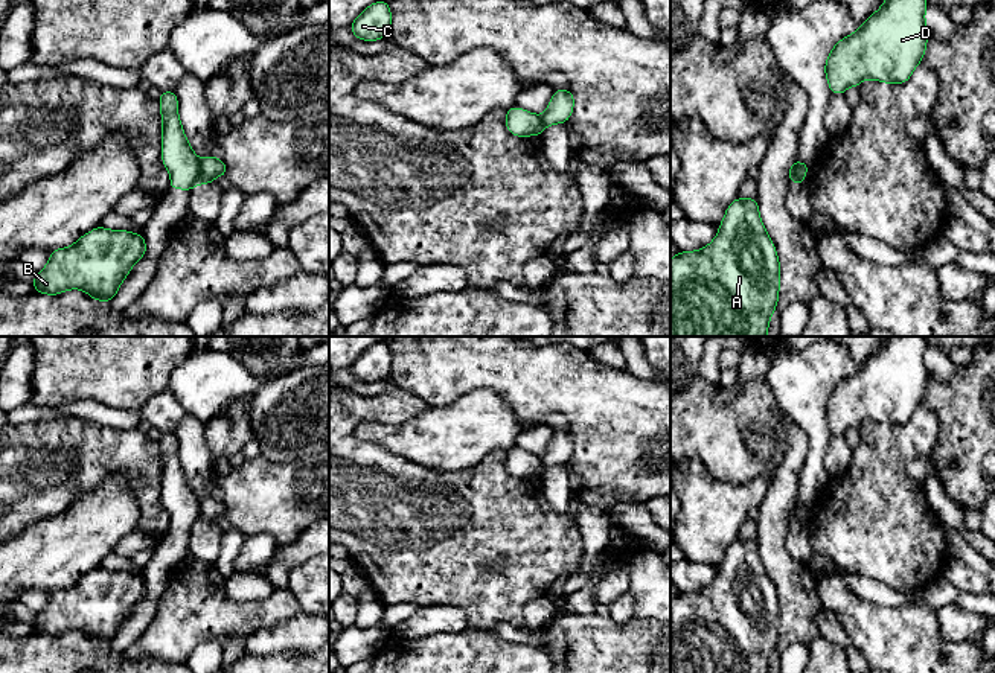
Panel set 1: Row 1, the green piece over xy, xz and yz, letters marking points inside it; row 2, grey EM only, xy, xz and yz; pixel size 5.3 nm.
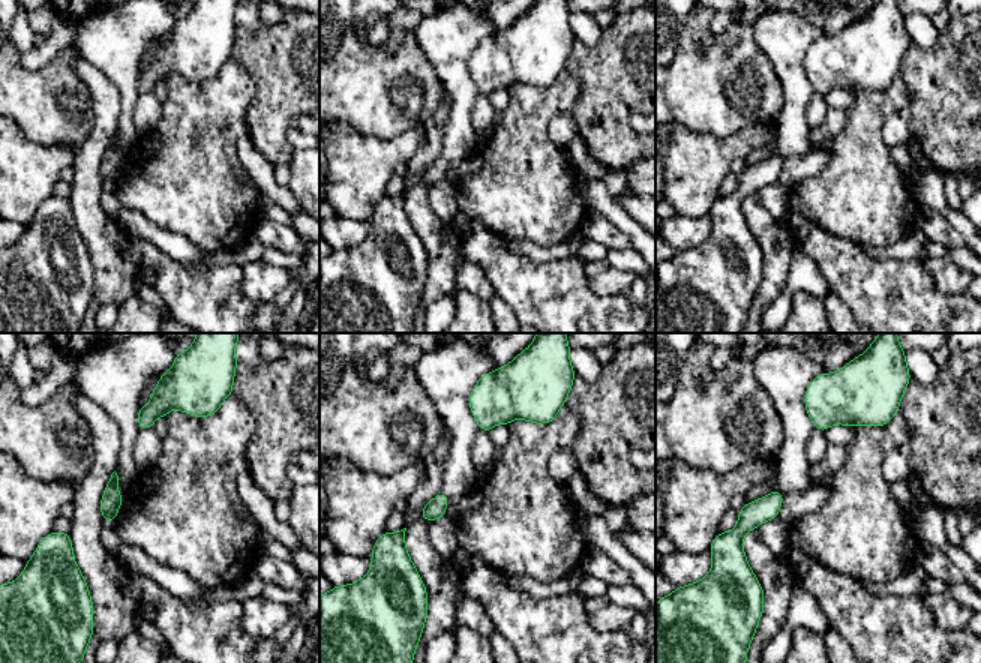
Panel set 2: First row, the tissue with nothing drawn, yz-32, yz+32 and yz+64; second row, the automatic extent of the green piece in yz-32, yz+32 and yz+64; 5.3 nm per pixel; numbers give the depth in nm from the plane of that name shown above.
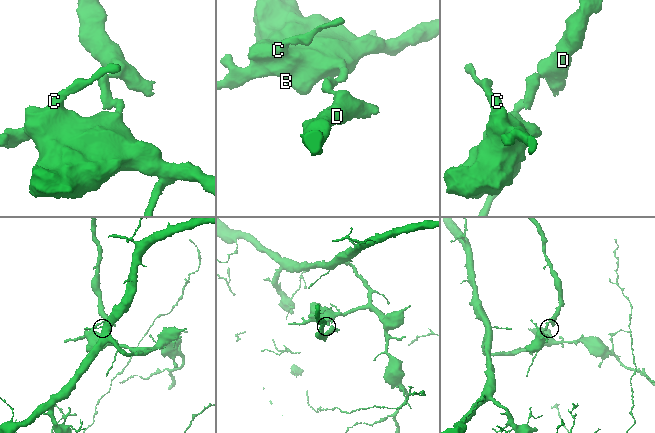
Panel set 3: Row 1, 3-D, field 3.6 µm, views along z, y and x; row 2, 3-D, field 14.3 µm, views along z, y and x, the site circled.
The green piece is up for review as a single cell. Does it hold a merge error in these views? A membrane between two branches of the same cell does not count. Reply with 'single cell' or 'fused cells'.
fused cells

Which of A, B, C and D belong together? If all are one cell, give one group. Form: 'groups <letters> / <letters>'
groups A B C / D

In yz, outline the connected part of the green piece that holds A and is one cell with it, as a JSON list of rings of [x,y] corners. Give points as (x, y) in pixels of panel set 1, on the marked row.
[[[736,198],[725,210],[716,238],[698,251],[670,259],[670,336],[766,336],[780,289],[780,262],[759,215],[756,198]]]

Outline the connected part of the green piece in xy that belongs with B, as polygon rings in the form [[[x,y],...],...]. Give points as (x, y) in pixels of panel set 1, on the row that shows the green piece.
[[[96,227],[69,248],[52,250],[47,265],[35,274],[34,291],[58,295],[67,289],[82,289],[96,301],[113,301],[120,283],[134,263],[146,254],[143,234]]]

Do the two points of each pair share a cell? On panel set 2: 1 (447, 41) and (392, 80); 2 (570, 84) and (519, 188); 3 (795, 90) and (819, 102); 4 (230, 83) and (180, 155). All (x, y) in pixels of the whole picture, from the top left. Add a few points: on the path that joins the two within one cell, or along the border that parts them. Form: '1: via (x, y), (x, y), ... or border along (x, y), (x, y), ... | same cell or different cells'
1: border along (413, 30), (420, 50), (444, 86) | different cells
2: via (545, 110), (522, 134), (522, 162) | same cell
3: border along (815, 92), (807, 107), (809, 128) | different cells
4: via (215, 101), (180, 132), (180, 137) | same cell

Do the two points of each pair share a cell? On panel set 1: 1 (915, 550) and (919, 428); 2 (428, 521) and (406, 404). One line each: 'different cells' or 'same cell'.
1: same cell
2: same cell

